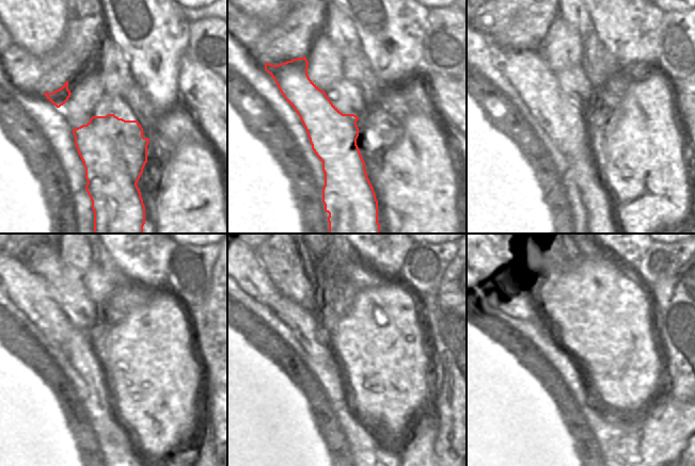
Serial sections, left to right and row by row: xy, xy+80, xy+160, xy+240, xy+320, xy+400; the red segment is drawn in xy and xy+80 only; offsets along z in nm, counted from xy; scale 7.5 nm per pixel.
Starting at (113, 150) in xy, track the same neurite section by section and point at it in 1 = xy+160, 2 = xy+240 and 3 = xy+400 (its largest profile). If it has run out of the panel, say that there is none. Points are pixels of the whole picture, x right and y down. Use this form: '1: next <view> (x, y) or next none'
1: next xy+160 (564, 121)
2: next xy+240 (30, 292)
3: next xy+400 (488, 260)

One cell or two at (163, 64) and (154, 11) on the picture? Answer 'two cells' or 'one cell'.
one cell

